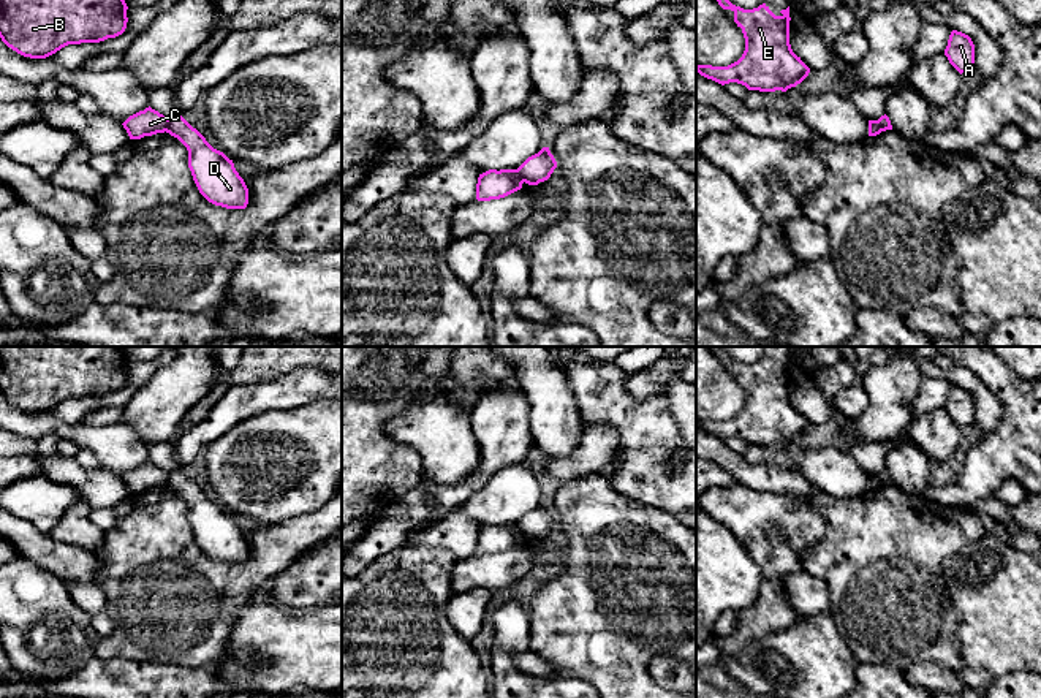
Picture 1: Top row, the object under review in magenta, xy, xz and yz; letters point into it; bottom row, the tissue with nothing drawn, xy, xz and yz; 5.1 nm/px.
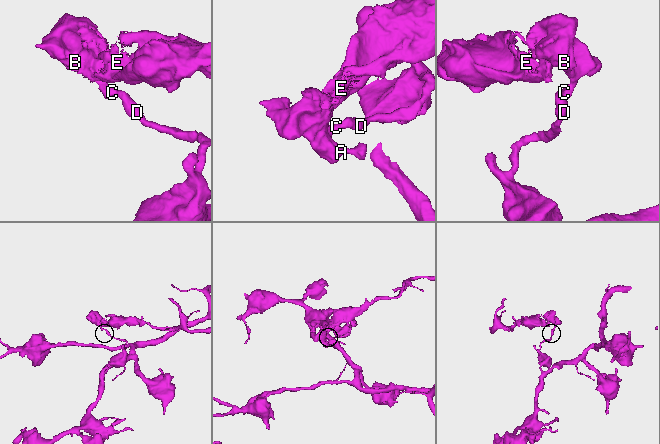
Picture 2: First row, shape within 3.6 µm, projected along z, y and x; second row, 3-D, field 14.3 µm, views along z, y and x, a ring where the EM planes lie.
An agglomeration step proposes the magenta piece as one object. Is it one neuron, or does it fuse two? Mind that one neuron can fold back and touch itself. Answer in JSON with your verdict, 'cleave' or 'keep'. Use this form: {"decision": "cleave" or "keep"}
{"decision": "cleave"}

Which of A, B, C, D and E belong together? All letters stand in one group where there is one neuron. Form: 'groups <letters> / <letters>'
groups A B C E / D

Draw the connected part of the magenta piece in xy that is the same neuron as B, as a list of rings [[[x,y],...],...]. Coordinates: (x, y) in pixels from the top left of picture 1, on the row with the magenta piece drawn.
[[[0,0],[0,38],[17,54],[46,59],[68,44],[100,43],[127,28],[125,0]]]

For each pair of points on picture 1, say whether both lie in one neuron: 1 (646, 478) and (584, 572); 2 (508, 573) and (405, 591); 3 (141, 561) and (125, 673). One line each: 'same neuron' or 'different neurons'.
1: different neurons
2: different neurons
3: different neurons

